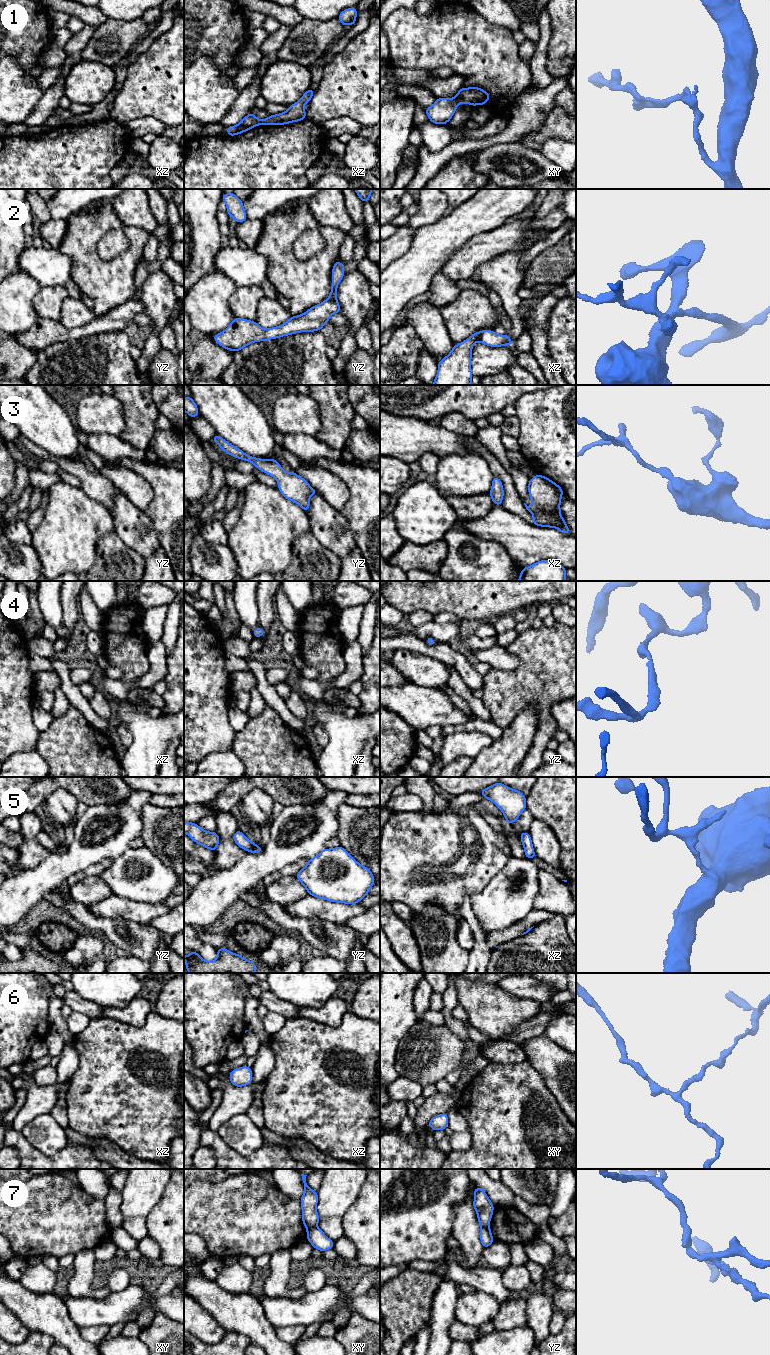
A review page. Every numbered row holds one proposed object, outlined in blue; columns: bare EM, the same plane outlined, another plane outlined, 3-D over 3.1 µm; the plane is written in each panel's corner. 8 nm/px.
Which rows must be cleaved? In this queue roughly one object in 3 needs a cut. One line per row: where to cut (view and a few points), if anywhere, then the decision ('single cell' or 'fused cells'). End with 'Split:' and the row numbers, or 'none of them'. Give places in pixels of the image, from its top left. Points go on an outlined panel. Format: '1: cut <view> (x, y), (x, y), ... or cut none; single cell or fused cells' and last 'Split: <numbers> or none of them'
1: cut xz (260, 120), (261, 124); fused cells
2: cut xz (482, 331), (478, 340); fused cells
3: cut none; single cell
4: cut none; single cell
5: cut none; single cell
6: cut none; single cell
7: cut xy (316, 1226), (307, 1231); fused cells
Split: 1, 2, 7

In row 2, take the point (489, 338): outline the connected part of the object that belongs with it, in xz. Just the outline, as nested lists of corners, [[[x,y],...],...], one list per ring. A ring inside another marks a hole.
[[[489,329],[482,331],[479,342],[491,347],[511,346],[513,343],[508,334],[500,335]]]

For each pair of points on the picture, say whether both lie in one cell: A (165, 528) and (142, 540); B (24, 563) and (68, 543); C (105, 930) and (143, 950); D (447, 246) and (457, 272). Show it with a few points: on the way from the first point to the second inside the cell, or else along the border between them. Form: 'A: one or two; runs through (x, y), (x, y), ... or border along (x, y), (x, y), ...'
A: two; border along (144, 512), (156, 531), (157, 541), (160, 546)
B: two; border along (34, 549), (42, 570)
C: one; runs through (114, 932), (120, 938), (128, 942), (134, 942)
D: two; border along (469, 241), (457, 249), (439, 270)

